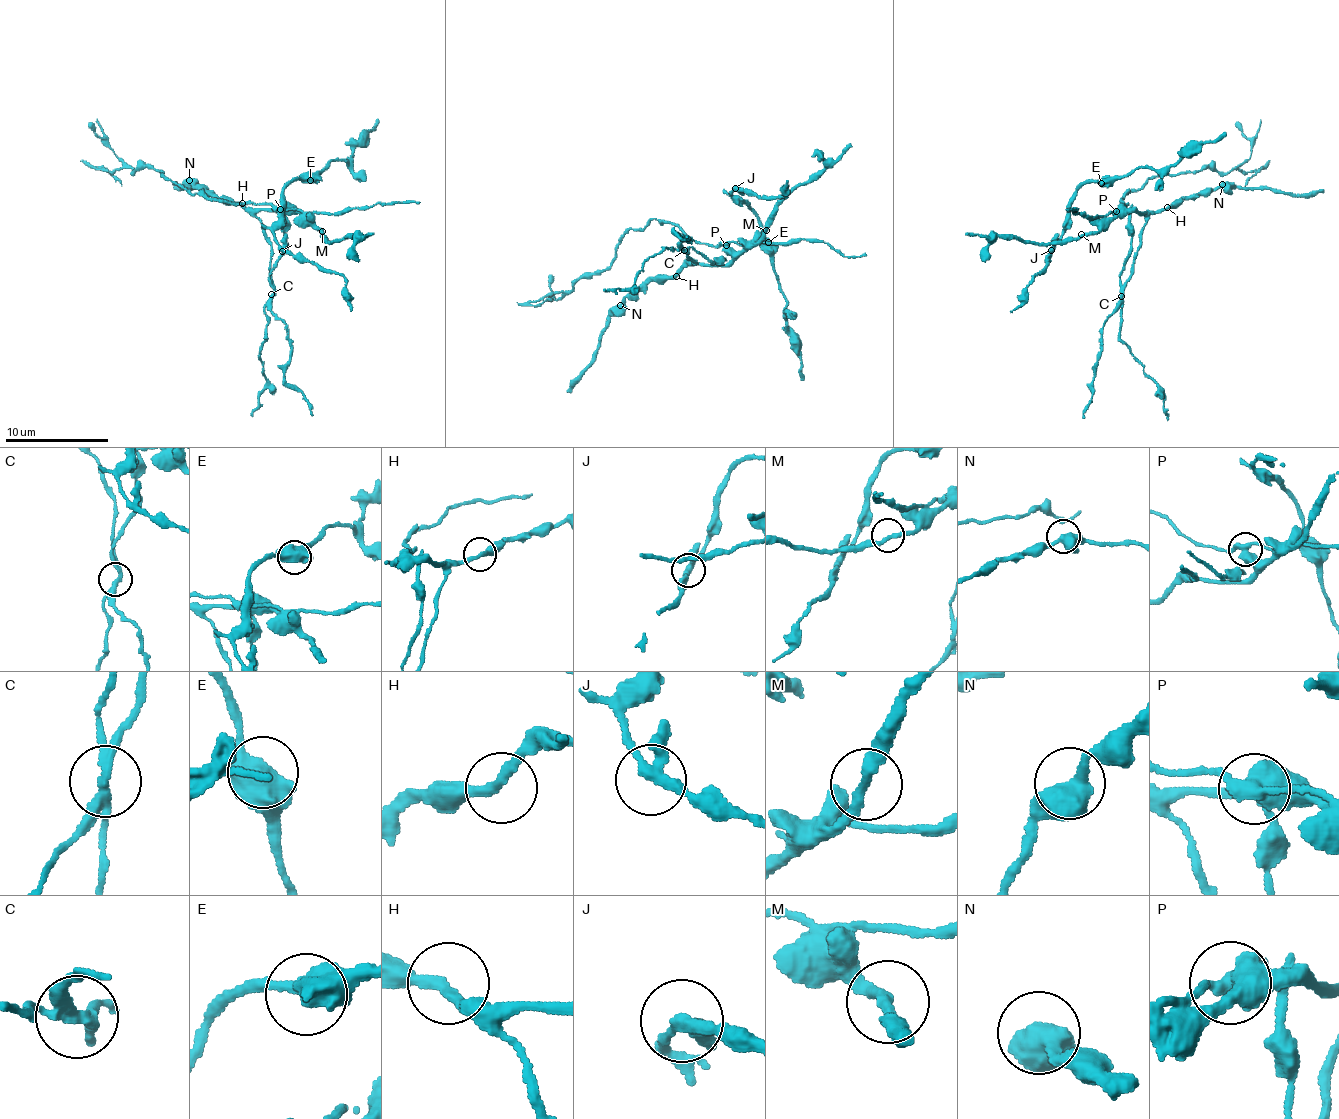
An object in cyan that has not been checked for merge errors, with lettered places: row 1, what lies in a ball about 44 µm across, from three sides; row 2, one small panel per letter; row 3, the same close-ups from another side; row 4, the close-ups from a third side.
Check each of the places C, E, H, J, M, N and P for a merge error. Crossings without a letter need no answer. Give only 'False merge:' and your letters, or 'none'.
False merge: C, P

